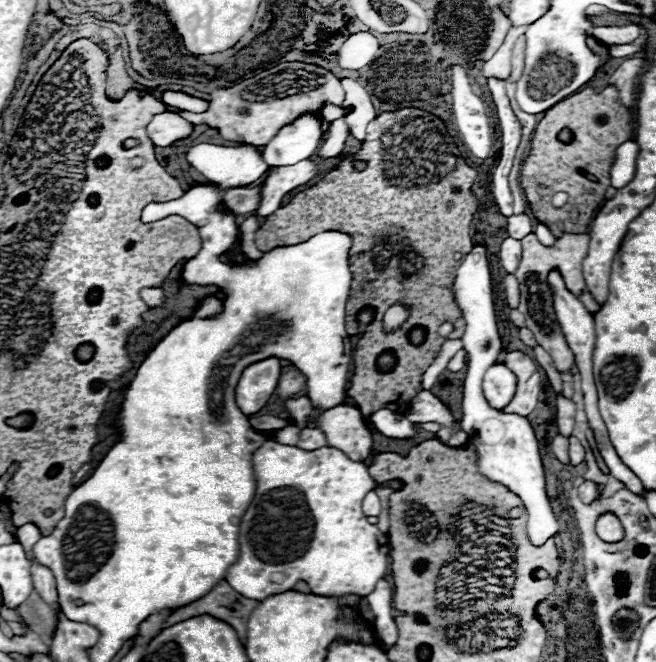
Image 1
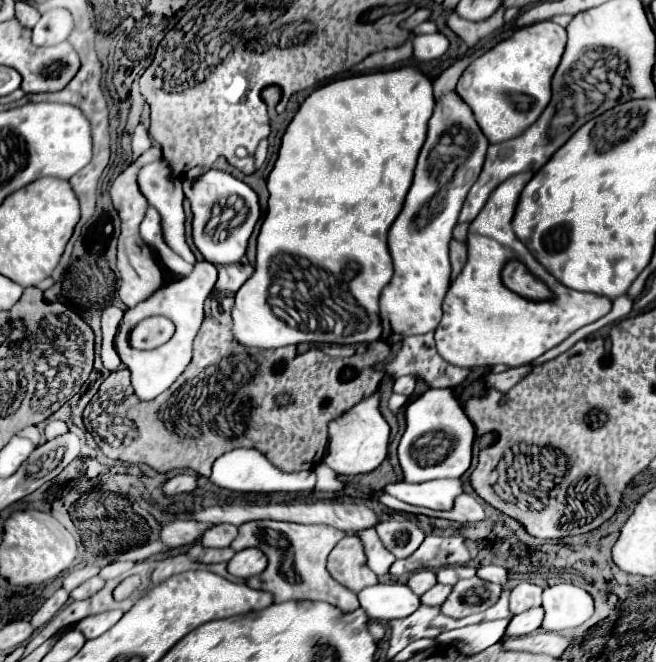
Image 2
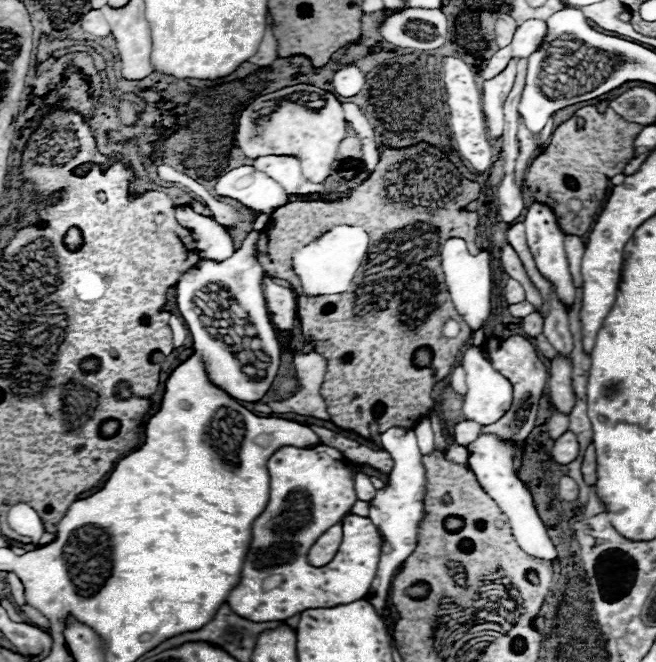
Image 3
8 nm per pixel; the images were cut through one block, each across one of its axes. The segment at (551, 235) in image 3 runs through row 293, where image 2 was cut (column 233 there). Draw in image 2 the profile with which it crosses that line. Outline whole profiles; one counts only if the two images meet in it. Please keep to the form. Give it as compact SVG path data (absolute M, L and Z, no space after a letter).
M244 548L234 554L234 558L228 562L228 572L238 578L248 578L254 574L260 574L266 568L266 556L258 548Z

